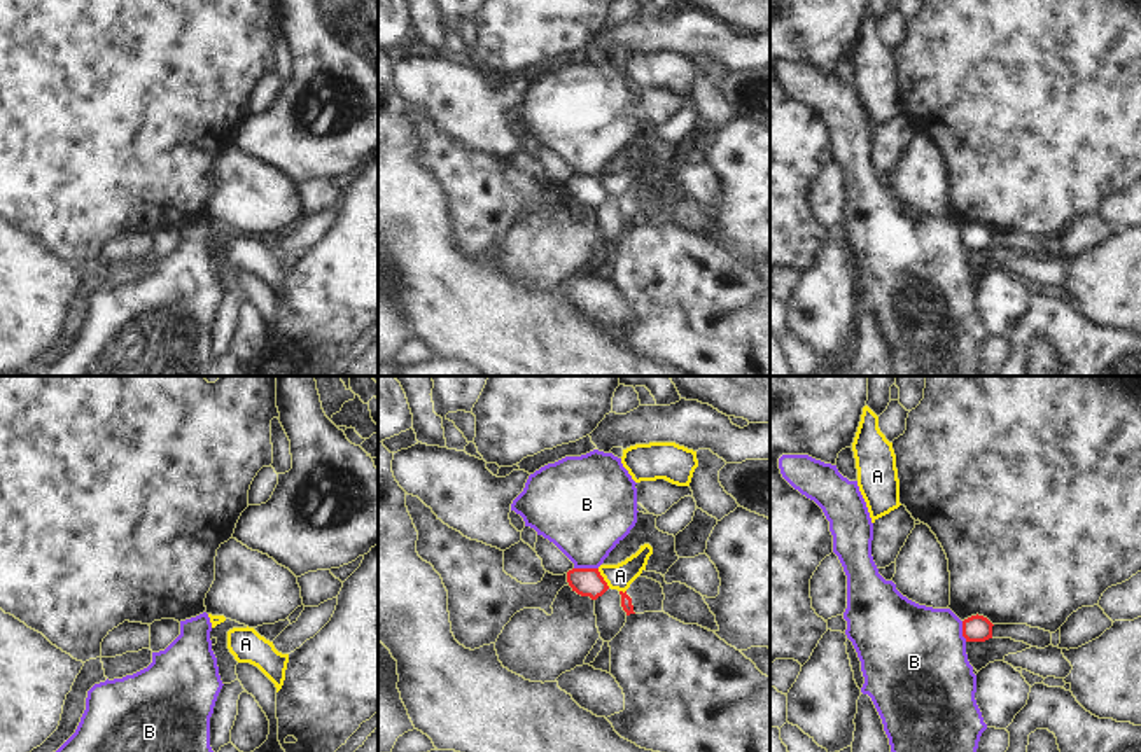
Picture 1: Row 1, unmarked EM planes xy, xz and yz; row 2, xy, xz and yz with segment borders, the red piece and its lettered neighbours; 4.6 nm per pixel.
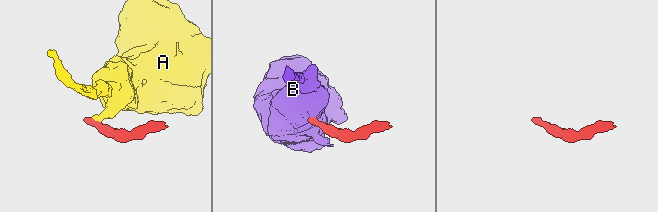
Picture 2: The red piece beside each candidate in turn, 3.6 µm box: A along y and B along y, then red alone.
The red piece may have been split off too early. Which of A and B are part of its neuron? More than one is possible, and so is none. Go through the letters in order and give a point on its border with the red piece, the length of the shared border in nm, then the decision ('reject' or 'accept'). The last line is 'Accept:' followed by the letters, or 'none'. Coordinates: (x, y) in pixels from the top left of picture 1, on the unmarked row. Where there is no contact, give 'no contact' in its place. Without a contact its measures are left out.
A: xz (602, 186) | 110 nm | reject
B: xz (587, 177) | 110 nm | reject
Accept: none

